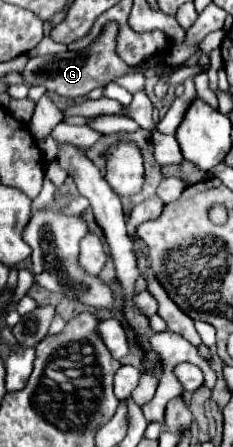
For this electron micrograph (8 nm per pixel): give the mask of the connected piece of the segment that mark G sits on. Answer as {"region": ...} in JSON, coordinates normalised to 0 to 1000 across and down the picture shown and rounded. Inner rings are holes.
{"region":[[[472,49],[438,81],[369,112],[335,116],[335,121],[300,121],[300,116],[275,116],[275,121],[240,121],[240,125],[155,125],[155,130],[129,130],[103,148],[103,157],[86,161],[86,174],[94,174],[94,188],[137,197],[137,192],[189,192],[206,206],[240,206],[275,219],[335,219],[335,215],[369,215],[378,206],[395,206],[403,197],[421,192],[455,192],[464,183],[481,183],[489,174],[541,166],[558,152],[549,143],[532,143],[489,107],[498,107],[498,54]]]}

